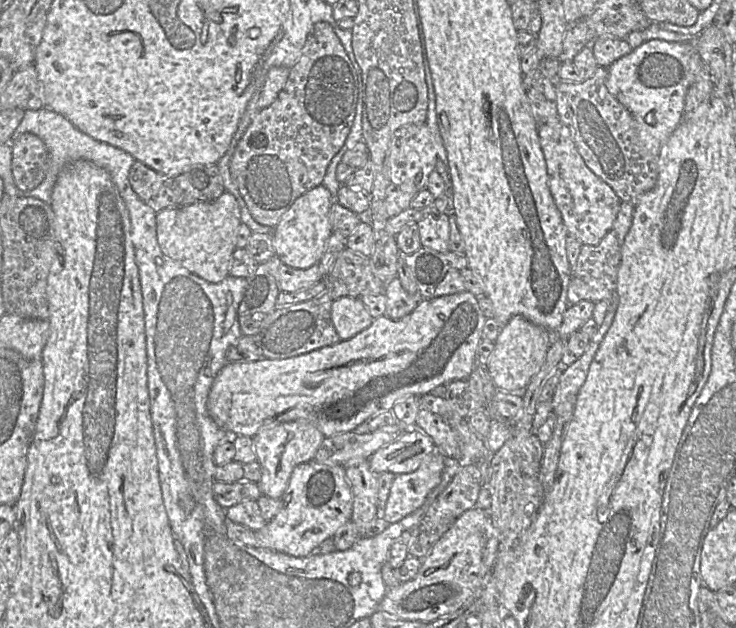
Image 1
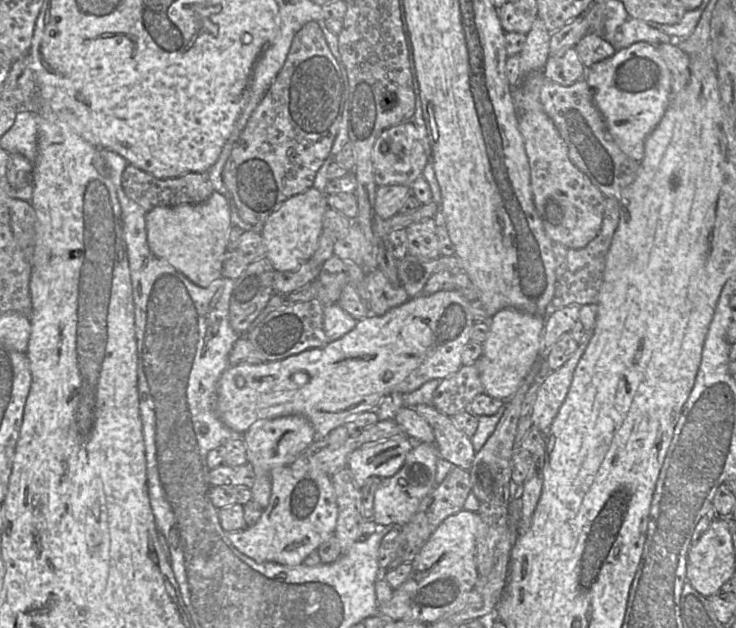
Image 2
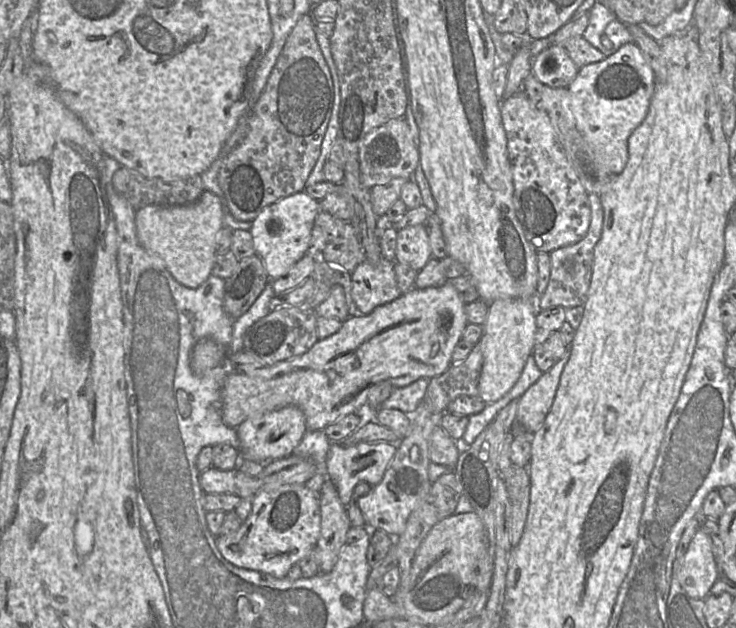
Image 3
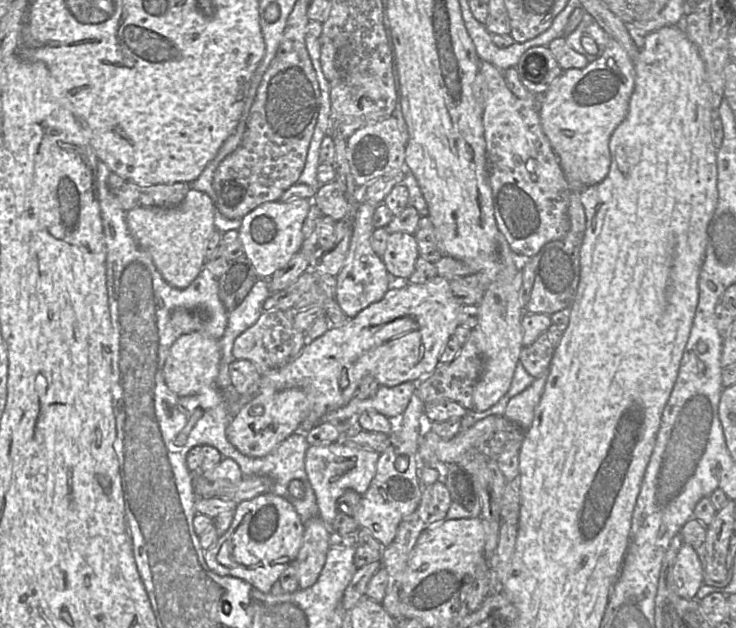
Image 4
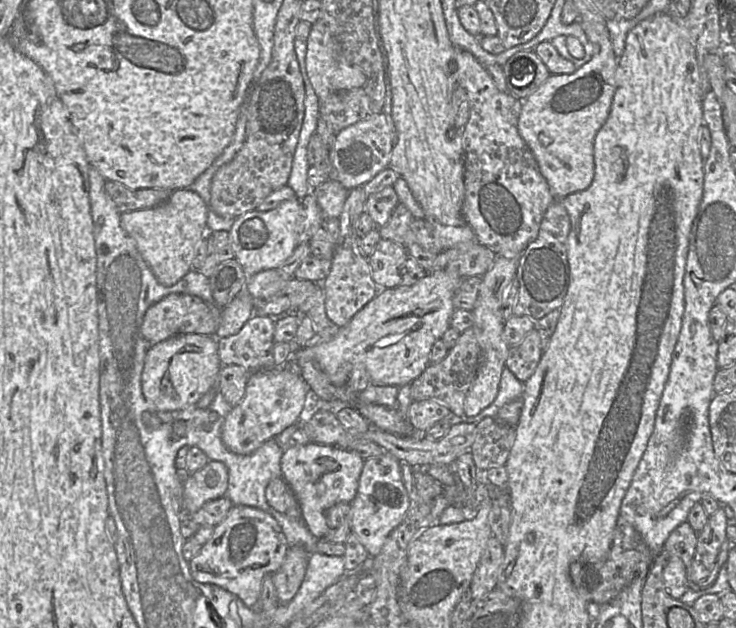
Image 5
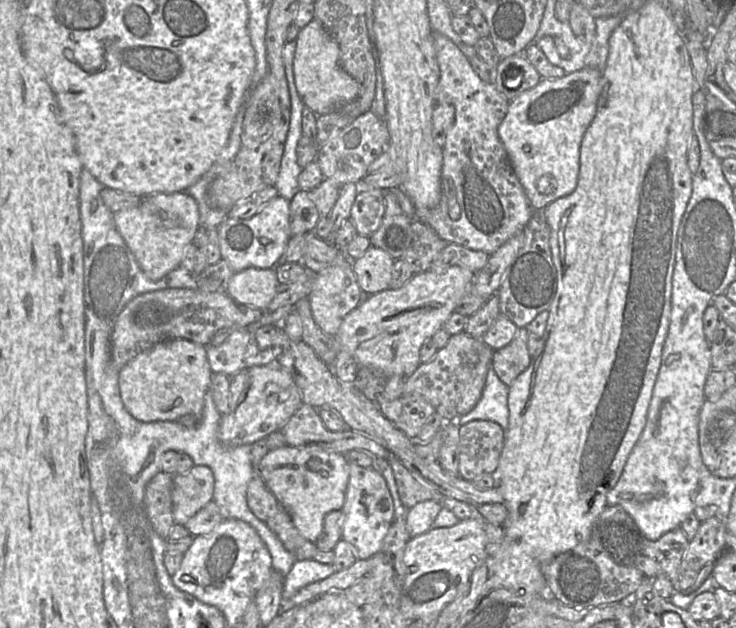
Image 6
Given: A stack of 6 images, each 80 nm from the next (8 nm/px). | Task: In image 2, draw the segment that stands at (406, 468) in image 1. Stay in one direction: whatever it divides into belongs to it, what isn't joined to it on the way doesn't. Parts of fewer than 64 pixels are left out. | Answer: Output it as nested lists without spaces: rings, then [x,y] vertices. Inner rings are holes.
[[[405,436],[353,451],[348,458],[347,468],[351,470],[355,484],[361,488],[371,477],[386,479],[396,474],[415,443],[416,441]]]

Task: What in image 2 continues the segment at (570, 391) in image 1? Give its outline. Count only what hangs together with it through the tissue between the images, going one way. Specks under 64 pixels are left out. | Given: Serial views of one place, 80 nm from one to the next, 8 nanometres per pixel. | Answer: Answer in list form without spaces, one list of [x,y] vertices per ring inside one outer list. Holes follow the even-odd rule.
[[[590,332],[586,333],[572,357],[561,367],[549,373],[542,381],[531,409],[533,428],[541,431],[549,430],[567,396],[573,373],[586,349],[590,336]]]

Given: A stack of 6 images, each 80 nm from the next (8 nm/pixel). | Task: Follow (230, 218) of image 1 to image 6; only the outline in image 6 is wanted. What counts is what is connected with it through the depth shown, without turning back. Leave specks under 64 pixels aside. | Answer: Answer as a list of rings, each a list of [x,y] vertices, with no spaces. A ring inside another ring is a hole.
[[[186,191],[148,195],[142,198],[138,205],[113,213],[113,220],[116,229],[131,250],[139,267],[153,281],[164,278],[180,266],[185,251],[200,228],[198,204]]]

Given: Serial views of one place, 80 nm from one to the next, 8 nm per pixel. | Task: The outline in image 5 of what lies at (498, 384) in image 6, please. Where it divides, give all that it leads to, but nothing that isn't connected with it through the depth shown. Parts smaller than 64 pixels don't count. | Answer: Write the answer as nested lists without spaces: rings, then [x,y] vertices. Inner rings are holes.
[[[504,368],[495,400],[476,416],[455,418],[454,422],[479,423],[484,418],[497,418],[500,408],[521,397],[523,388],[524,383],[518,380],[510,370]]]

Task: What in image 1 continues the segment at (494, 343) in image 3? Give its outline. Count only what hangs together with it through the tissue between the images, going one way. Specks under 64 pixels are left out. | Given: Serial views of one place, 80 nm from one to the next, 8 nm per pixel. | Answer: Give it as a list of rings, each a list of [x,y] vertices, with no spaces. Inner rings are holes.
[[[521,316],[512,317],[502,327],[494,342],[494,350],[487,362],[489,374],[498,389],[512,393],[527,387],[533,376],[544,364],[552,338],[553,336],[543,328],[525,318]]]

